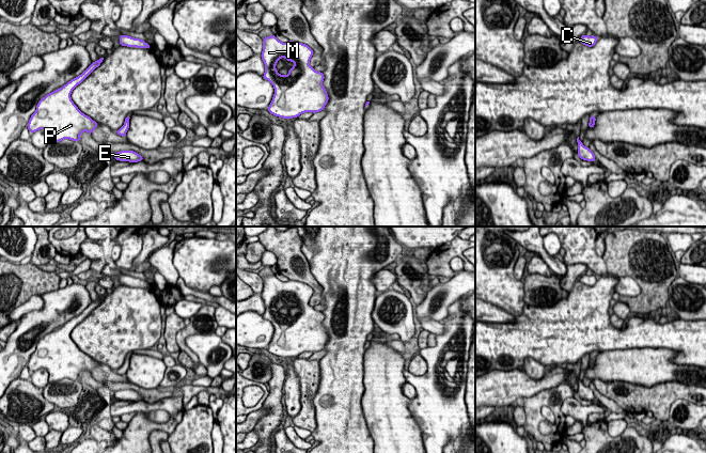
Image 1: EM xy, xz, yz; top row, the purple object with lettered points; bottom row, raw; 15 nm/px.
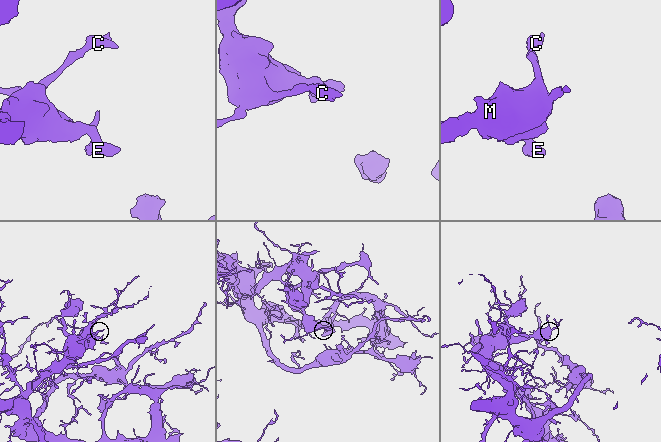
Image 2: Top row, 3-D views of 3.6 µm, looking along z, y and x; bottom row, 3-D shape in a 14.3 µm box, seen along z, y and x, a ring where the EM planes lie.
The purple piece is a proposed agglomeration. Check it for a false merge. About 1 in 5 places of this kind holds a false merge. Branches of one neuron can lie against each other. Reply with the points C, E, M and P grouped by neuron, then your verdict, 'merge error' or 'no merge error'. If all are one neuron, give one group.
groups C E M P; no merge error

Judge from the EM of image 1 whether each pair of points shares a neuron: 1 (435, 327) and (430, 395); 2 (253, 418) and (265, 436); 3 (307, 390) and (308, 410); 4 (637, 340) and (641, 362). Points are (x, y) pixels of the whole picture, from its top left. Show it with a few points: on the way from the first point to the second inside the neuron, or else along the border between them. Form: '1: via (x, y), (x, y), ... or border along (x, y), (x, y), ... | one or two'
1: border along (440, 322), (444, 330), (436, 336) | two
2: border along (266, 408), (267, 412), (252, 428) | two
3: via (307, 395), (307, 405) | one
4: border along (663, 347), (630, 347), (613, 350) | two

